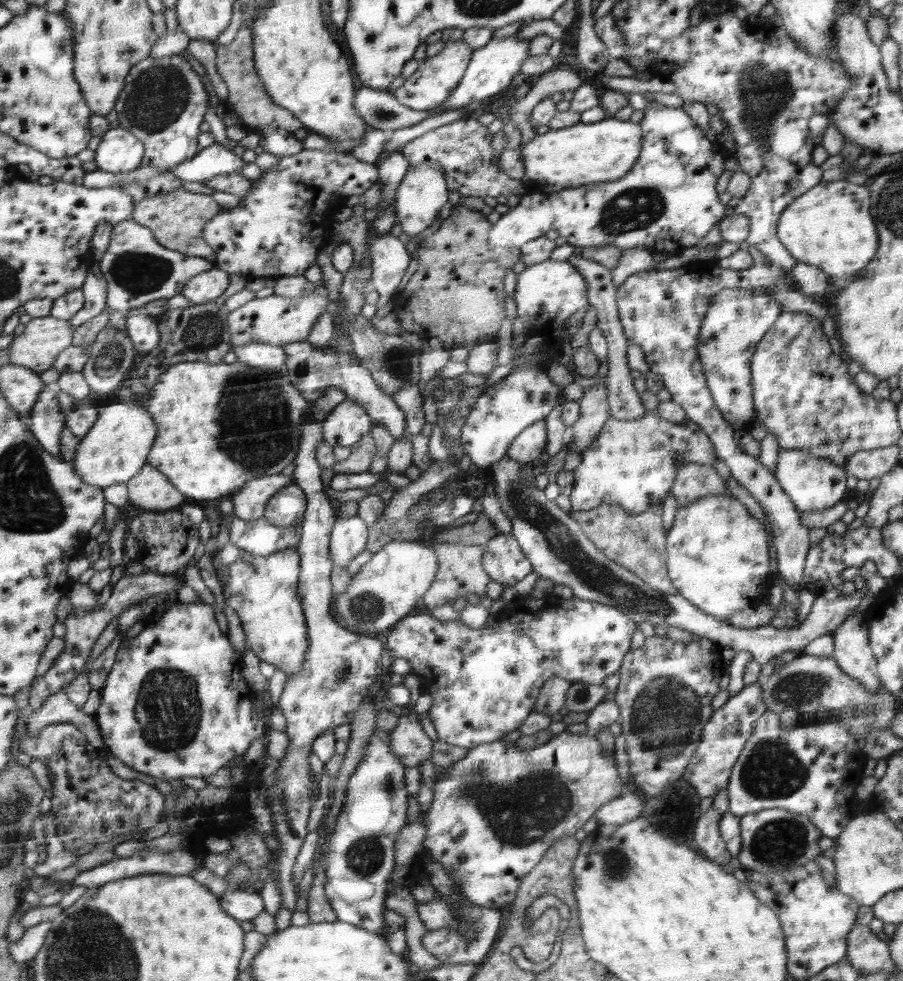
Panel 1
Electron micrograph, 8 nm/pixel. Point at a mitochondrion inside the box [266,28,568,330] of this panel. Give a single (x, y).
(381, 113)

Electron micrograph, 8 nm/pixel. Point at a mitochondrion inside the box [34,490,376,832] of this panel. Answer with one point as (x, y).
(168, 712)

